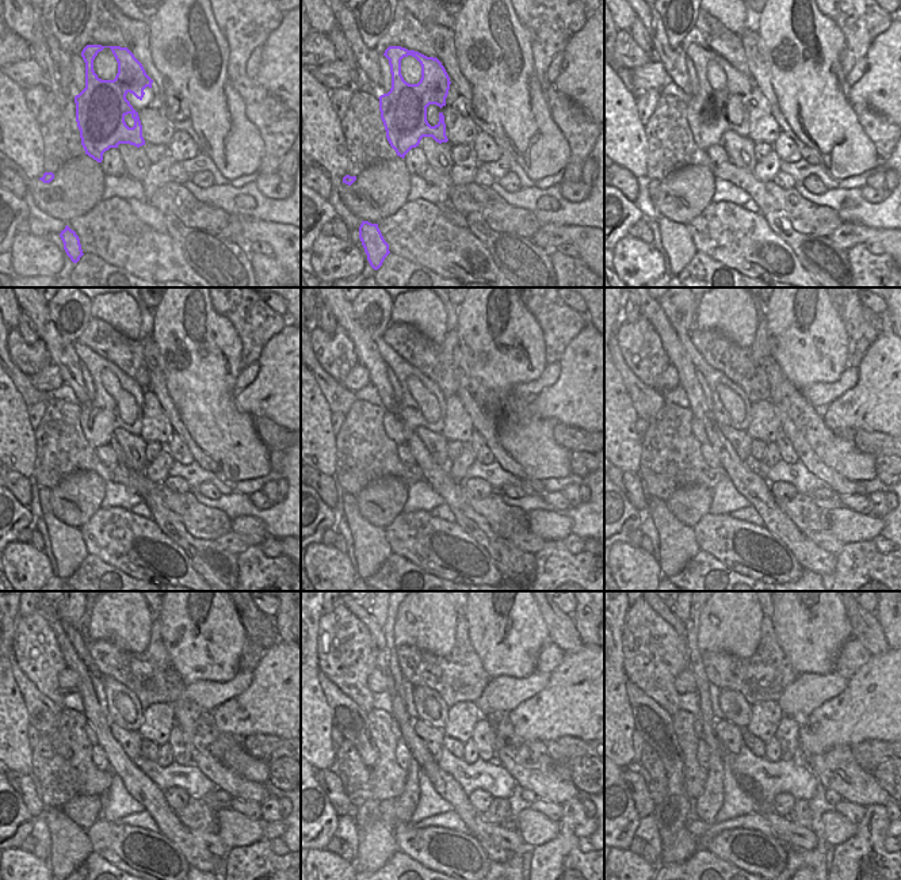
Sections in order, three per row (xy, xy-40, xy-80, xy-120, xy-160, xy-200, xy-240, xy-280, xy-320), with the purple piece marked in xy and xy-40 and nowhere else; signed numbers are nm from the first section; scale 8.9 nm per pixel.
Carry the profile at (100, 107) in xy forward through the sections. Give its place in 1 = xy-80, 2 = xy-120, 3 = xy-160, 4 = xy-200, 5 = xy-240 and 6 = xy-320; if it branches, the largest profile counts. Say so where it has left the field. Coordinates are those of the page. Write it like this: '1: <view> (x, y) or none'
1: xy-80 (706, 109)
2: xy-120 (99, 418)
3: xy-160 (400, 426)
4: xy-200 (713, 377)
5: xy-240 (73, 633)
6: xy-320 (672, 620)

